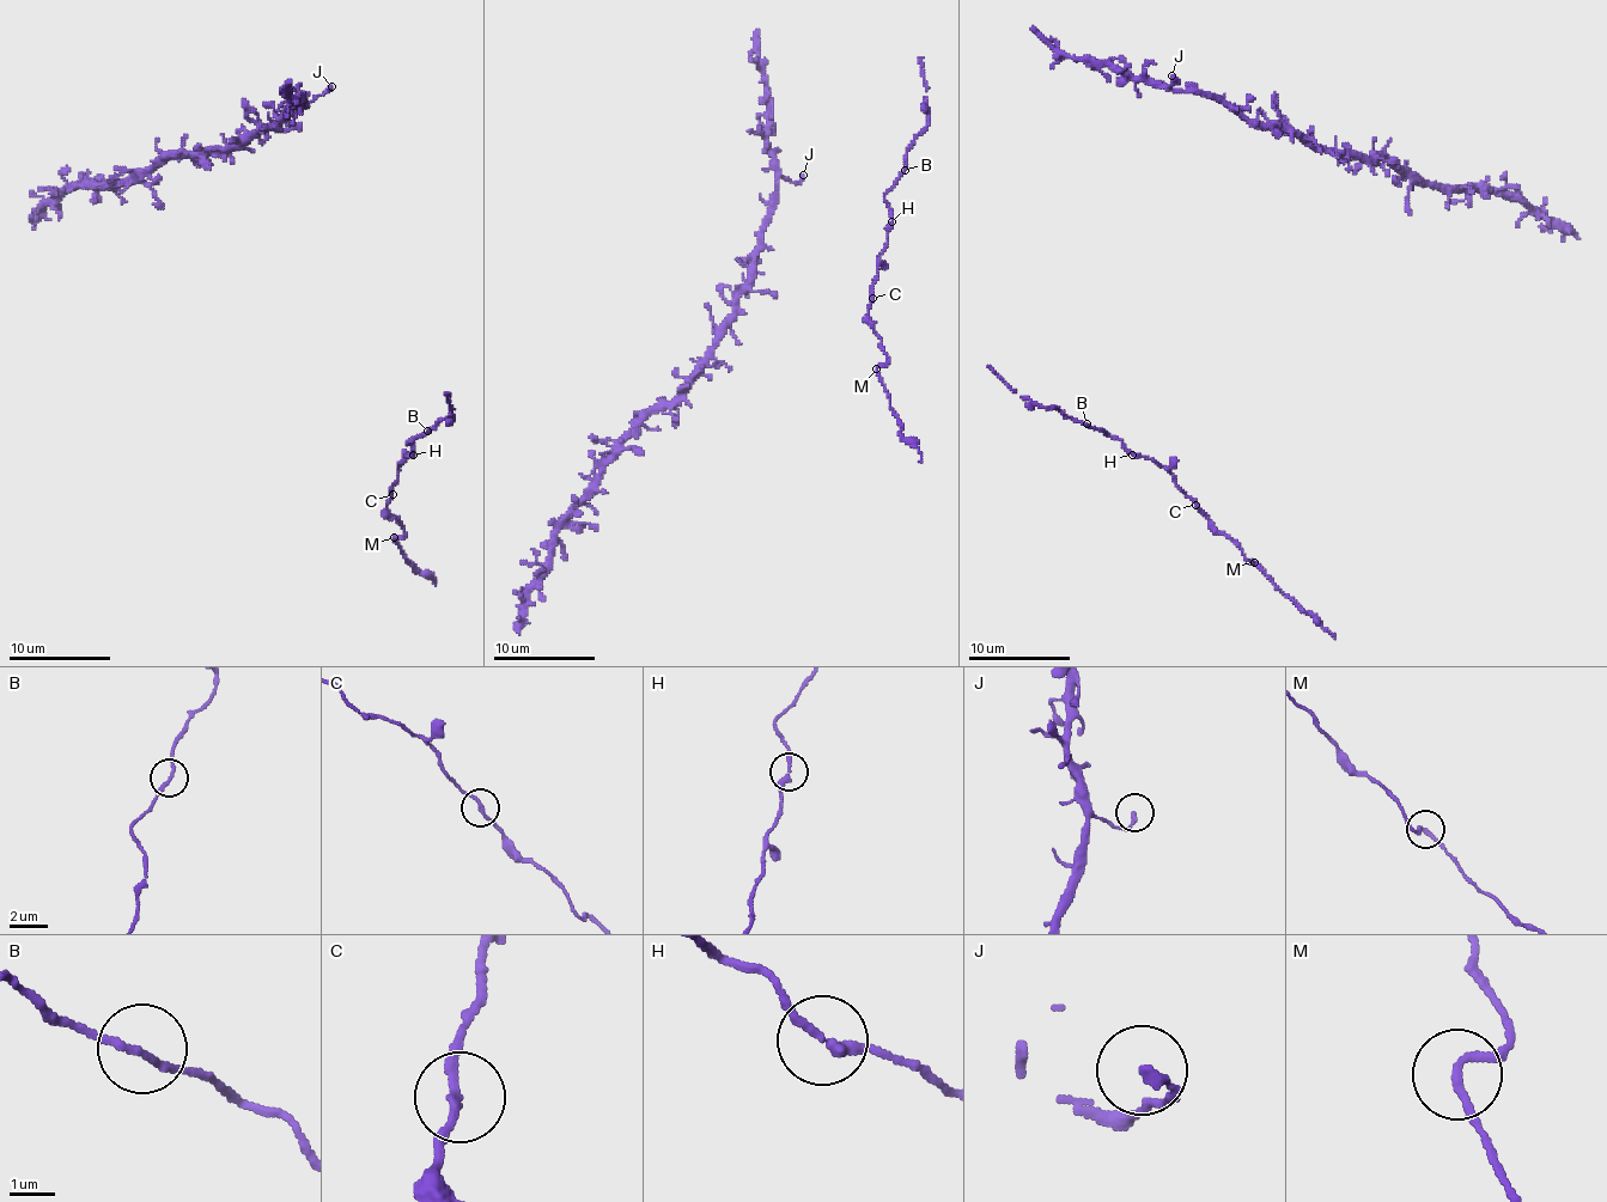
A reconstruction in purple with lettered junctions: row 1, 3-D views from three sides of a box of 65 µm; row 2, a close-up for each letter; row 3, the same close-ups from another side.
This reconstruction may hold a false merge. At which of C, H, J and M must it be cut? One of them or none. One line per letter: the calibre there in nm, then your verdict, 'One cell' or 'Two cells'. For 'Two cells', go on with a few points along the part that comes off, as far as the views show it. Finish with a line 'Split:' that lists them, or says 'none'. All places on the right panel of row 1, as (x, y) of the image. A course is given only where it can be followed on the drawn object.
C: Thickness 180 nm. One cell
H: Thickness 220 nm. One cell
J: Thickness 220 nm. One cell
M: Thickness 180 nm. One cell
Split: none

